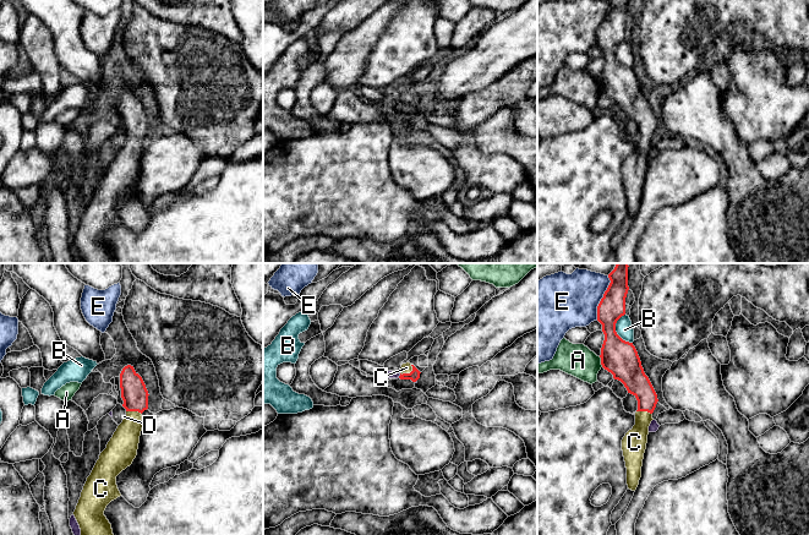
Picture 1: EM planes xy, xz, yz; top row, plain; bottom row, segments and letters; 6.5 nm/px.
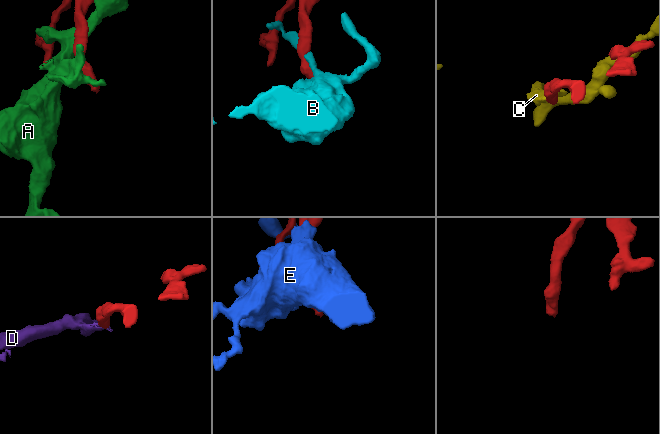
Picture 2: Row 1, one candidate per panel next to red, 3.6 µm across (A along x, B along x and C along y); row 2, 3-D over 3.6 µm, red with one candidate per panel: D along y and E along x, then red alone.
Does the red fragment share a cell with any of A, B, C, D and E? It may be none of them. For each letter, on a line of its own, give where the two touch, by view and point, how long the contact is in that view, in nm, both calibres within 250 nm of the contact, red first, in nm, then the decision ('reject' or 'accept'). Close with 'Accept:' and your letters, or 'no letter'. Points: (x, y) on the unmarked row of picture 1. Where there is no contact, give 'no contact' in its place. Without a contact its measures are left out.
A: meets red in yz at (601, 87); contact 80 nm long; 240 nm thick on the red side, 220 nm on the other; reject
B: meets red in yz at (615, 56); contact 200 nm long; 240 nm thick on the red side, 110 nm on the other; reject
C: meets red in xz at (408, 99); contact 100 nm long; 70 nm thick on the red side, 70 nm on the other; accept
D: meets red in xz at (399, 102); contact 40 nm long; 70 nm thick on the red side, 50 nm on the other; reject
E: meets red in yz at (602, 23); contact 300 nm long; 180 nm thick on the red side, 360 nm on the other; reject
Accept: C

